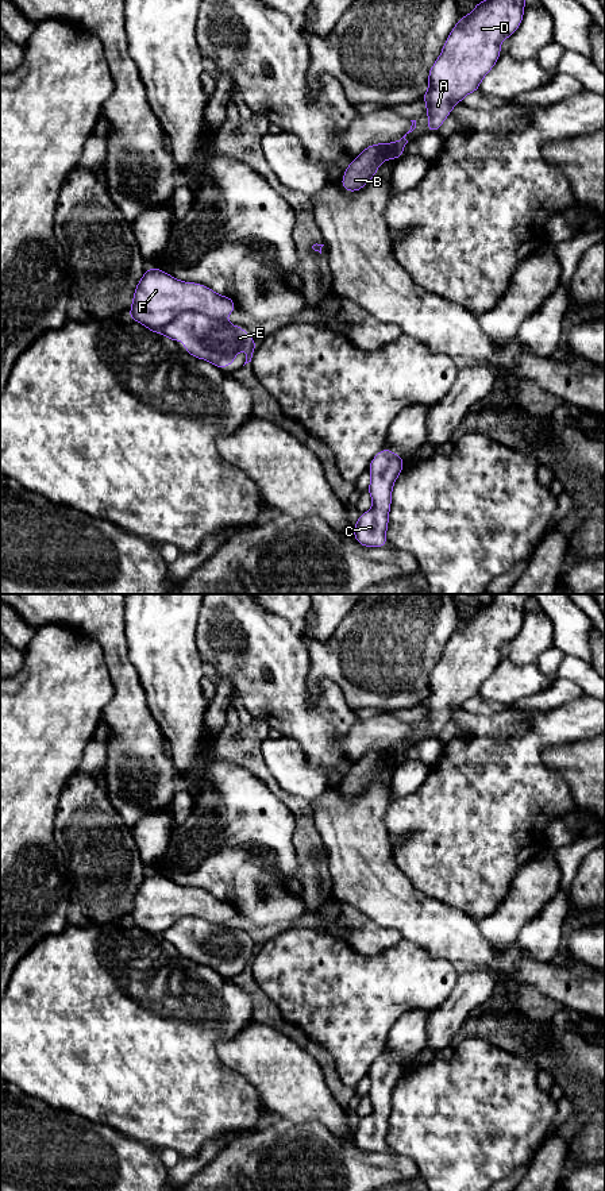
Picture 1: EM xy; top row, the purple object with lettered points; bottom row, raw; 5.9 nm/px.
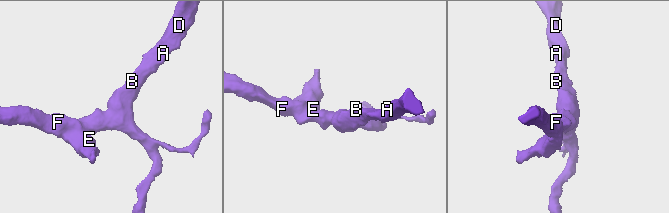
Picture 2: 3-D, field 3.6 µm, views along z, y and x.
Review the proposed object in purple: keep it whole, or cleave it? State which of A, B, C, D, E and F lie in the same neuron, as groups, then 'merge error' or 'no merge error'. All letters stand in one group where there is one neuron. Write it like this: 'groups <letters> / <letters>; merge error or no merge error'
groups A B C D F / E; merge error

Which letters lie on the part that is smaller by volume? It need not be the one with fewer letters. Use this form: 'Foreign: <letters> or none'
Foreign: E

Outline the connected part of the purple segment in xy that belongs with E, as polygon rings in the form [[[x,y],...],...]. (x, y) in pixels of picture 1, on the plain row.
[[[185,916],[166,929],[161,940],[178,951],[181,928],[192,929],[184,938],[184,952],[189,960],[208,965],[223,975],[234,970],[238,956],[244,953],[244,970],[251,967],[257,947],[242,932],[212,924],[201,917]]]

